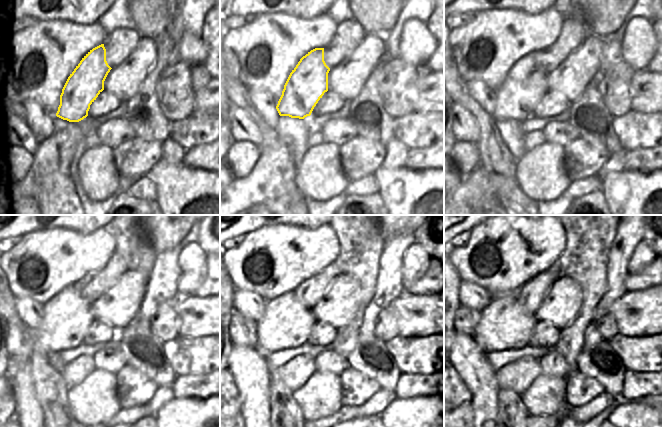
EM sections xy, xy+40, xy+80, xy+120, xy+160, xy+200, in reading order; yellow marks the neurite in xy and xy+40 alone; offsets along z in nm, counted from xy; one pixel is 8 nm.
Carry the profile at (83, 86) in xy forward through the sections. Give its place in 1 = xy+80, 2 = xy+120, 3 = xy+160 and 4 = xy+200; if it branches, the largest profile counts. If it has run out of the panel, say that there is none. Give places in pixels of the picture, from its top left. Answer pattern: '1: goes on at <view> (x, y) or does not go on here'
1: goes on at xy+80 (526, 84)
2: goes on at xy+120 (67, 316)
3: goes on at xy+160 (286, 323)
4: goes on at xy+200 (505, 324)

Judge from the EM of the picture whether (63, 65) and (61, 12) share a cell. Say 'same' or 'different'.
different

